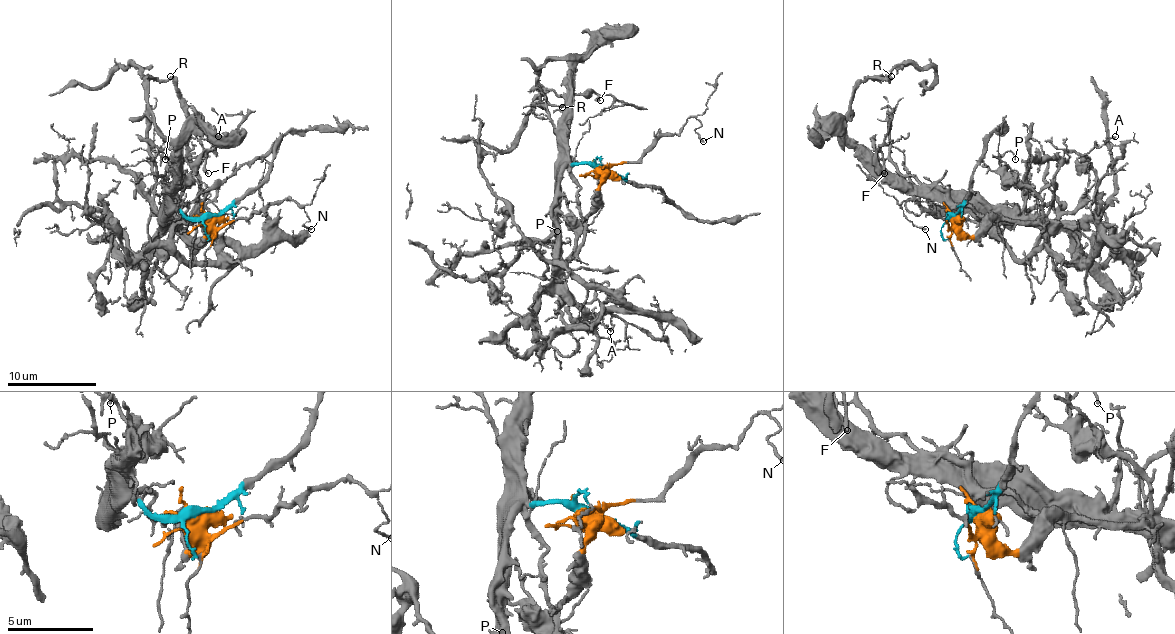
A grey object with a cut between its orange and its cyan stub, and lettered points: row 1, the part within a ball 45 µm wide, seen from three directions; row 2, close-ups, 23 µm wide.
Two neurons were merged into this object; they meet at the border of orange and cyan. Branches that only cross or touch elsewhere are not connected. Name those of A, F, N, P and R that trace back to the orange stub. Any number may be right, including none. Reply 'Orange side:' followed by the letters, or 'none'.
Orange side: A, N, P

